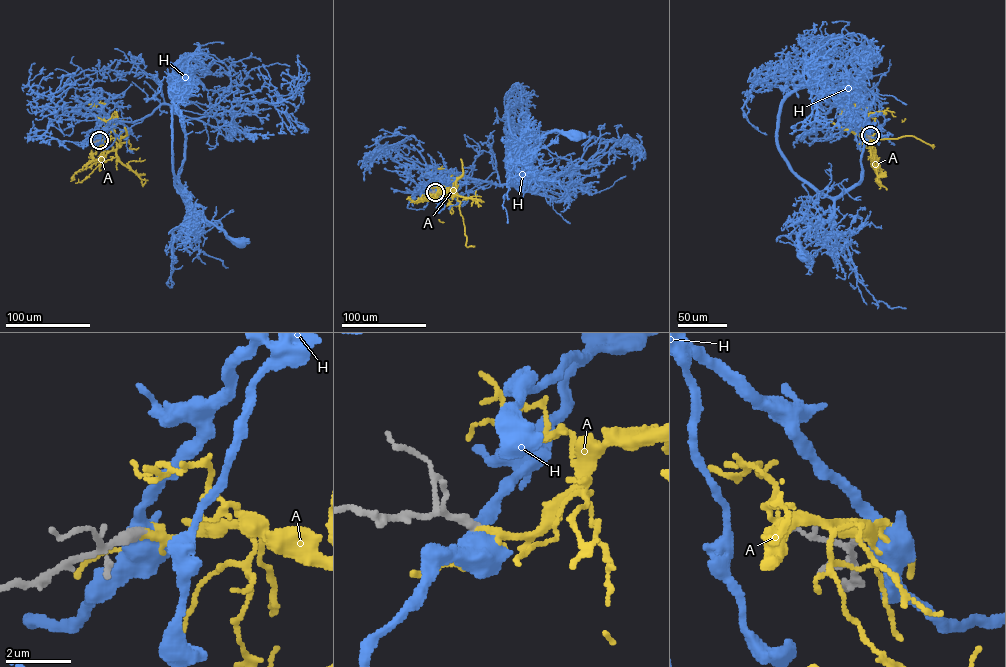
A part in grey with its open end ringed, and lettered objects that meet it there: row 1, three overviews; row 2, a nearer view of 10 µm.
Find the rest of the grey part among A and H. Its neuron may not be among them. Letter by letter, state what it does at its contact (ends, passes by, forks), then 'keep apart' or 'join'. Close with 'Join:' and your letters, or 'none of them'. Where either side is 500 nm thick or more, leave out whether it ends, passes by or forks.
A: it passes by; join
H: keep apart
Join: A

